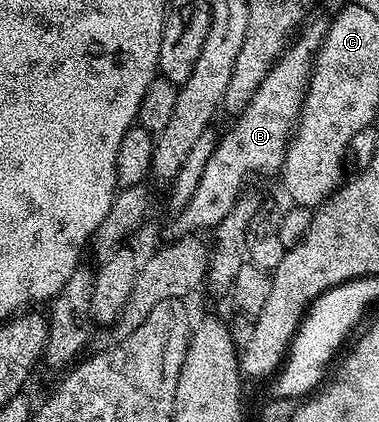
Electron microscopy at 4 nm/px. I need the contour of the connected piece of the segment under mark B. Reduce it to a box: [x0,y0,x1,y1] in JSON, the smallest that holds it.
[171,19,328,237]

